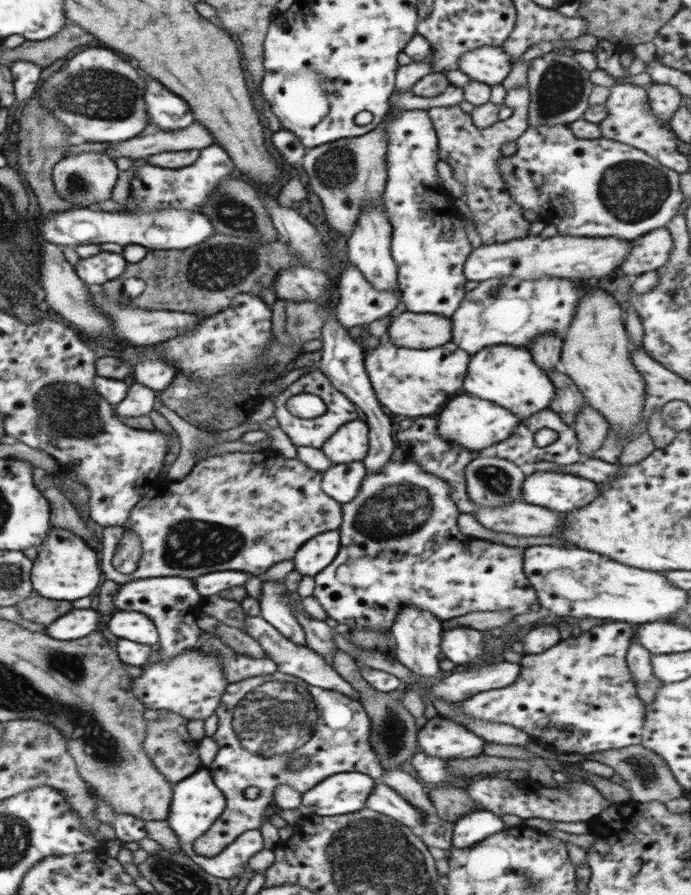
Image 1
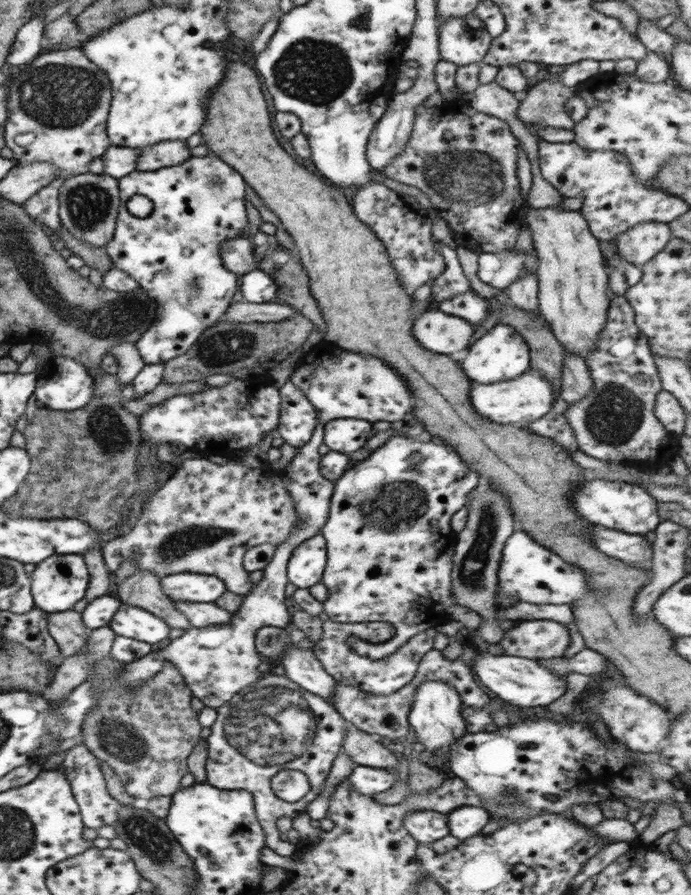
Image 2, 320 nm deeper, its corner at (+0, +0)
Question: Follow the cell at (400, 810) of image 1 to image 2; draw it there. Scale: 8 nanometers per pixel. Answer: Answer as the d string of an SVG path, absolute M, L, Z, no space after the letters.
M411 810L403 820L406 830L422 846L450 834L447 815L432 810Z

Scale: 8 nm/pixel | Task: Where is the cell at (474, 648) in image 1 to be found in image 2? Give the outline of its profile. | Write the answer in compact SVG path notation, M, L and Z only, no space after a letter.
M474 652L473 674L503 702L523 708L548 706L566 692L565 678L558 676L538 664L534 659L520 656L493 656L487 653Z

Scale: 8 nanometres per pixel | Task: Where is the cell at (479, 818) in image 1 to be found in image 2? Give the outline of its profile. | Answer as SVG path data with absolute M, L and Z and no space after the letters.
M463 806L447 814L450 835L464 839L481 834L482 828L491 820L484 807Z

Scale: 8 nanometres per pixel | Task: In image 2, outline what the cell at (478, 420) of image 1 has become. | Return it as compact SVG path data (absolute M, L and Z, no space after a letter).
M532 368L516 379L502 380L498 384L478 384L470 392L472 406L476 408L478 414L482 414L488 420L498 422L498 424L516 424L516 426L524 427L526 424L542 418L558 398L553 384Z

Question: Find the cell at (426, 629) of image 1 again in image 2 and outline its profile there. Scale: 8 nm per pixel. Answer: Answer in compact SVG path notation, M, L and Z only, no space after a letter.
M441 682L423 683L416 689L414 697L408 715L409 726L414 729L417 741L424 746L424 750L446 762L451 746L467 733L466 722L461 714L464 706L462 699L453 687Z

